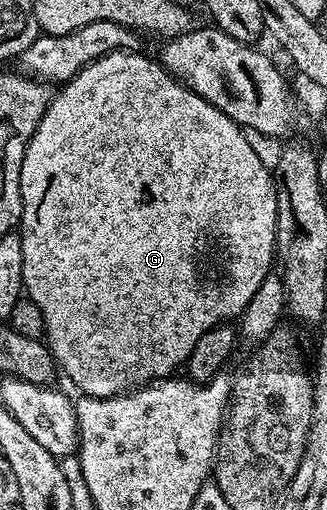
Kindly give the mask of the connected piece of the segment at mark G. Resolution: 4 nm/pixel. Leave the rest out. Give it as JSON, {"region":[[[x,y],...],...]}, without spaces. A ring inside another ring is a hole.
{"region":[[[130,50],[114,51],[112,55],[106,55],[97,61],[93,61],[88,67],[83,67],[79,70],[74,77],[66,80],[60,86],[63,88],[54,92],[51,103],[47,106],[46,113],[41,117],[41,121],[25,149],[25,157],[21,161],[21,197],[23,198],[21,238],[23,241],[23,285],[25,295],[30,302],[37,305],[37,309],[41,313],[45,342],[51,348],[51,356],[55,359],[58,370],[62,374],[64,371],[80,387],[80,392],[83,395],[92,395],[98,399],[108,399],[114,395],[124,394],[132,390],[136,385],[147,385],[152,381],[174,376],[178,372],[175,370],[178,367],[180,370],[193,353],[193,345],[197,345],[198,339],[201,338],[201,333],[209,333],[209,329],[218,327],[221,323],[234,320],[234,315],[235,318],[242,316],[253,297],[253,293],[257,293],[257,289],[261,289],[261,281],[265,281],[265,277],[272,274],[273,267],[271,267],[271,262],[274,259],[276,262],[277,259],[277,228],[279,225],[280,201],[280,196],[277,194],[277,183],[268,167],[261,165],[261,160],[257,157],[257,153],[253,153],[253,149],[249,146],[249,141],[247,140],[247,131],[231,120],[225,113],[221,113],[221,109],[209,105],[209,101],[205,101],[200,95],[183,86],[179,80],[172,77],[164,69],[162,63],[154,58],[151,58],[151,60],[146,59],[143,55],[131,54],[135,53]]]}

